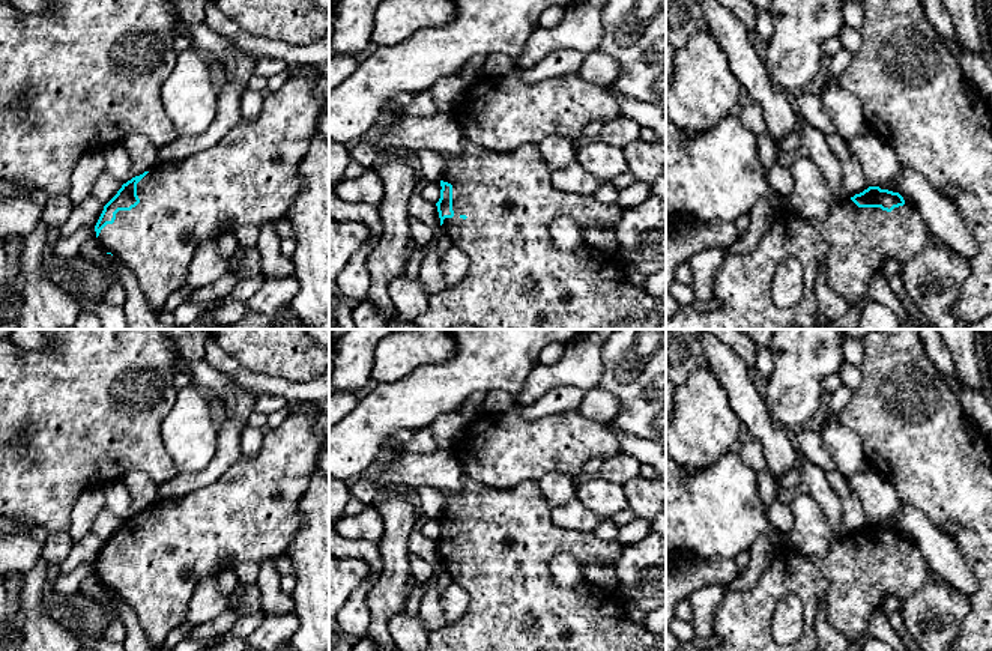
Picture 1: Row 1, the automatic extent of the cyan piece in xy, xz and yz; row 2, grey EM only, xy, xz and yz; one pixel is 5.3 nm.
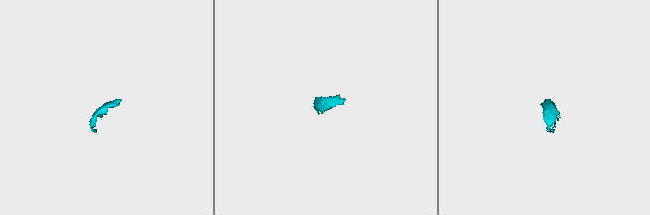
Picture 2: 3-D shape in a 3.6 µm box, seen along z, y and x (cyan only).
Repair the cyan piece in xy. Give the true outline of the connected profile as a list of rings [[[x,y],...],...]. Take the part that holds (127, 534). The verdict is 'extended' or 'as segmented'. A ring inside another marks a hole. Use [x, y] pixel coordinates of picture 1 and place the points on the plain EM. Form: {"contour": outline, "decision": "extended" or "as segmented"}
{"contour": [[[290,415],[278,427],[268,428],[254,457],[239,457],[213,484],[185,496],[158,499],[132,514],[104,543],[95,562],[104,588],[123,600],[137,615],[150,645],[159,648],[170,631],[183,624],[189,600],[203,577],[218,577],[239,562],[266,561],[286,553],[301,517],[298,507],[317,465],[320,444],[329,436],[329,415],[314,418]]], "decision": "extended"}

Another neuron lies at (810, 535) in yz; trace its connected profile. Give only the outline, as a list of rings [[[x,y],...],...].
[[[804,492],[789,505],[794,516],[794,526],[786,535],[785,543],[794,552],[810,559],[825,555],[833,540],[833,529],[815,498],[810,492]]]

